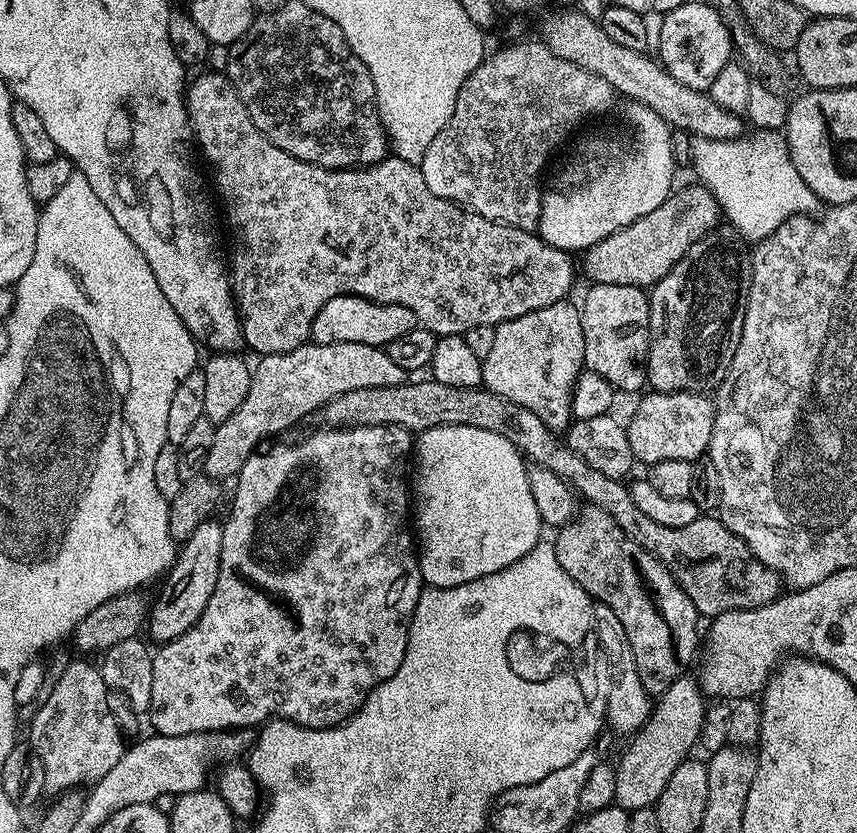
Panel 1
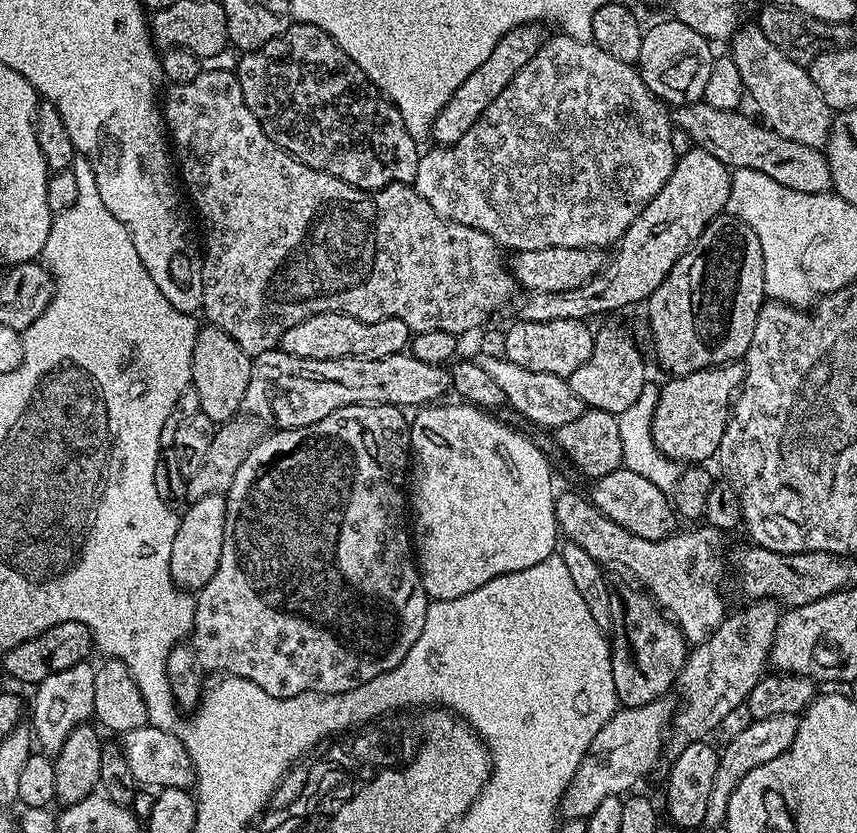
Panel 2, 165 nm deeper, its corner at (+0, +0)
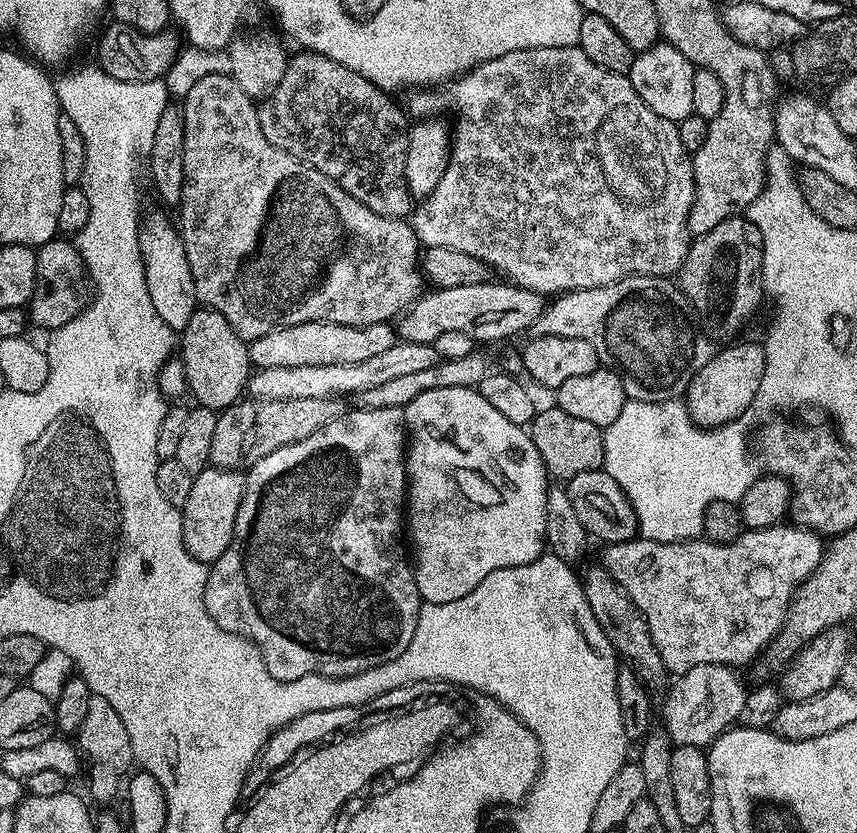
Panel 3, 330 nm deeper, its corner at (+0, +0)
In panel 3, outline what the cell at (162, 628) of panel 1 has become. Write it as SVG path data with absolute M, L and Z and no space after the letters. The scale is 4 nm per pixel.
M209 466L195 473L190 486L190 498L182 509L182 538L186 550L203 564L211 565L230 546L234 534L234 522L238 518L238 506L242 506L245 473L230 468Z

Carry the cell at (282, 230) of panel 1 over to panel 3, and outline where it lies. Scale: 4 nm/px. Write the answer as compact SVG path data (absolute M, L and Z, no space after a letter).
M210 74L209 77L199 79L187 96L182 100L185 116L185 149L183 151L183 165L185 167L185 184L182 186L182 196L178 205L180 220L178 231L180 240L186 246L186 259L190 261L190 274L194 274L194 290L197 301L205 308L212 308L246 342L262 338L262 334L270 334L286 326L298 326L306 322L334 322L342 326L374 326L387 324L404 315L406 309L422 295L426 288L426 281L418 267L422 256L422 245L416 237L415 230L407 219L386 218L374 214L358 198L346 194L326 174L314 170L308 164L303 164L298 158L286 154L286 150L278 150L262 134L262 126L258 122L257 105L234 82L231 75Z

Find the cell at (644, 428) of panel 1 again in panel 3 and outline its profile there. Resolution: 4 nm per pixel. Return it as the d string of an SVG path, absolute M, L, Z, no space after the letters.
M732 342L721 347L724 349L721 352L719 349L713 354L710 362L706 362L706 366L702 366L702 370L698 370L698 374L694 374L694 382L690 382L686 393L686 403L688 411L692 413L693 421L701 426L719 426L728 424L732 420L739 420L745 415L743 412L748 407L753 407L756 404L758 386L762 382L762 374L766 370L764 346L760 342L756 342L756 344L736 343L740 342Z

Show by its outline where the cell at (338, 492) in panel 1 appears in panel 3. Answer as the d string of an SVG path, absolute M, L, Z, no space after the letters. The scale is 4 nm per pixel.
M361 408L345 412L342 418L314 430L310 438L282 446L266 458L258 458L247 469L244 478L242 506L238 506L238 518L234 522L234 534L230 546L210 565L206 582L206 610L222 630L246 638L262 654L266 670L275 680L297 680L307 676L346 678L374 666L382 666L387 660L398 658L414 630L418 626L421 598L416 585L416 573L410 556L404 553L402 533L406 528L406 425L402 408Z

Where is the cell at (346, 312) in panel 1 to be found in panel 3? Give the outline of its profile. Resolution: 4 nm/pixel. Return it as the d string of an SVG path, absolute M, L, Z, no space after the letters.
M306 322L298 326L286 326L274 330L270 334L262 334L262 338L248 344L248 357L252 359L253 369L261 368L293 368L294 366L334 366L342 362L362 362L398 343L397 333L391 323L374 326L342 326L334 322Z

